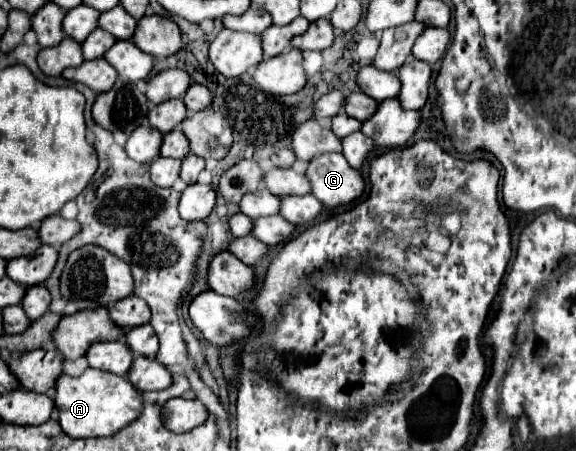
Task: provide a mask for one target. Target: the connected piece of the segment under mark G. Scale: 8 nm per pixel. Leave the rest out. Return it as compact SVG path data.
M322 153L312 157L304 175L312 187L310 193L328 209L350 203L364 191L360 171L352 169L342 153Z

